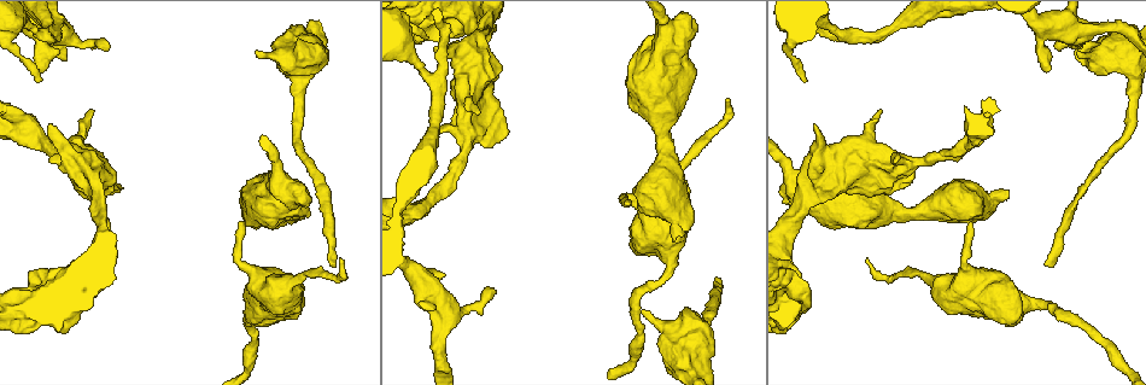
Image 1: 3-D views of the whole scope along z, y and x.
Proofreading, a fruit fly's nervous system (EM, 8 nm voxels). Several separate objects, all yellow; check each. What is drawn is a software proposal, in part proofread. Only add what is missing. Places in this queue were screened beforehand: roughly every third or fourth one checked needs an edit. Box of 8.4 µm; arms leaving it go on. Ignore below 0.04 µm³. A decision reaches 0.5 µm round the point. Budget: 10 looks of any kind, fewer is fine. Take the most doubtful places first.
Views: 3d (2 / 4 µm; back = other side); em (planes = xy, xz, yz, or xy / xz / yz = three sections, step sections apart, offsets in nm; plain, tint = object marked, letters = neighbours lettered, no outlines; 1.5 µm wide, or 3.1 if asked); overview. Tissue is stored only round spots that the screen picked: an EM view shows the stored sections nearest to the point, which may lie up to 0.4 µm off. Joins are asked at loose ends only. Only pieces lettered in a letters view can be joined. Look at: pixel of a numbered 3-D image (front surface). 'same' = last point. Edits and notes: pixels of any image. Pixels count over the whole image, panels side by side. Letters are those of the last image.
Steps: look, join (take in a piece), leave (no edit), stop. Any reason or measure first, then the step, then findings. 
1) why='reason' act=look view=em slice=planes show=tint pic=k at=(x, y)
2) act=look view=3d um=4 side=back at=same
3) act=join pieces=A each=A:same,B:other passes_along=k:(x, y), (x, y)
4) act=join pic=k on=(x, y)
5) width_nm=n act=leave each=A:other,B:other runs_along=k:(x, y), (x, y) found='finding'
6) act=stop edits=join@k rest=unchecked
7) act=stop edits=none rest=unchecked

why='branch stops here' act=look view=em slice=planes show=letters pic=1 at=(1049, 264)

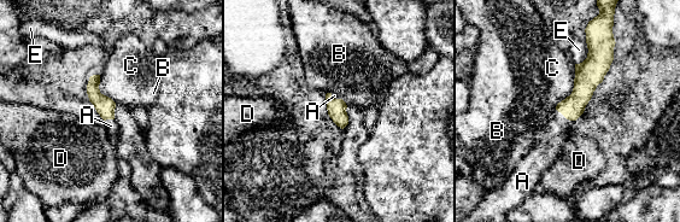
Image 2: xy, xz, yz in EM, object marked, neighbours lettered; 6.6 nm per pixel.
act=join pieces=A each=A:same,B:other,C:other,D:other,E:other found='it goes on there'

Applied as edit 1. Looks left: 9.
act=look view=overview

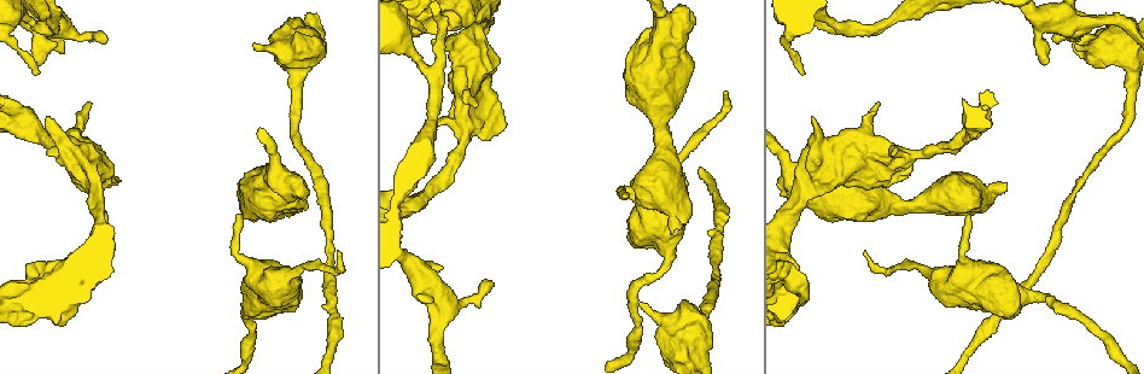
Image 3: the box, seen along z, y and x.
why='free end' act=look view=em slice=planes show=letters pic=3 at=(103, 40)

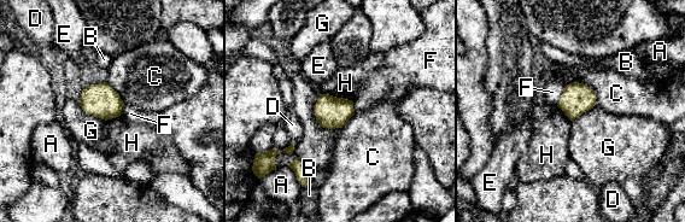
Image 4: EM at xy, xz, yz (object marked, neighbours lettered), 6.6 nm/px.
act=leave each=A:other,B:other,C:other,D:other,E:other,F:other,G:other,H:other found='no lettered piece goes on from it'

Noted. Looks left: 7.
why='branch stops here' act=look view=em slice=xy step=8 show=tint pic=3 at=(1078, 43)

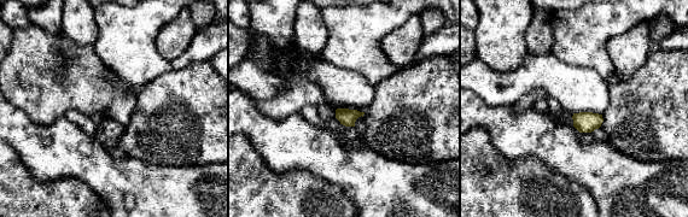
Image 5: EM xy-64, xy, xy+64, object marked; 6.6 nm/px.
why='another direction' act=look view=em slice=planes show=letters at=same

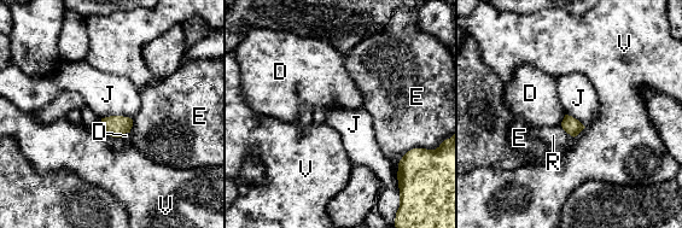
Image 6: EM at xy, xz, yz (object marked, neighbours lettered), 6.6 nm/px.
act=leave each=D:other,E:other,J:other,R:other,V:other found='no lettered piece goes on from it'

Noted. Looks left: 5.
act=stop edits=join@2 rest=unchecked

